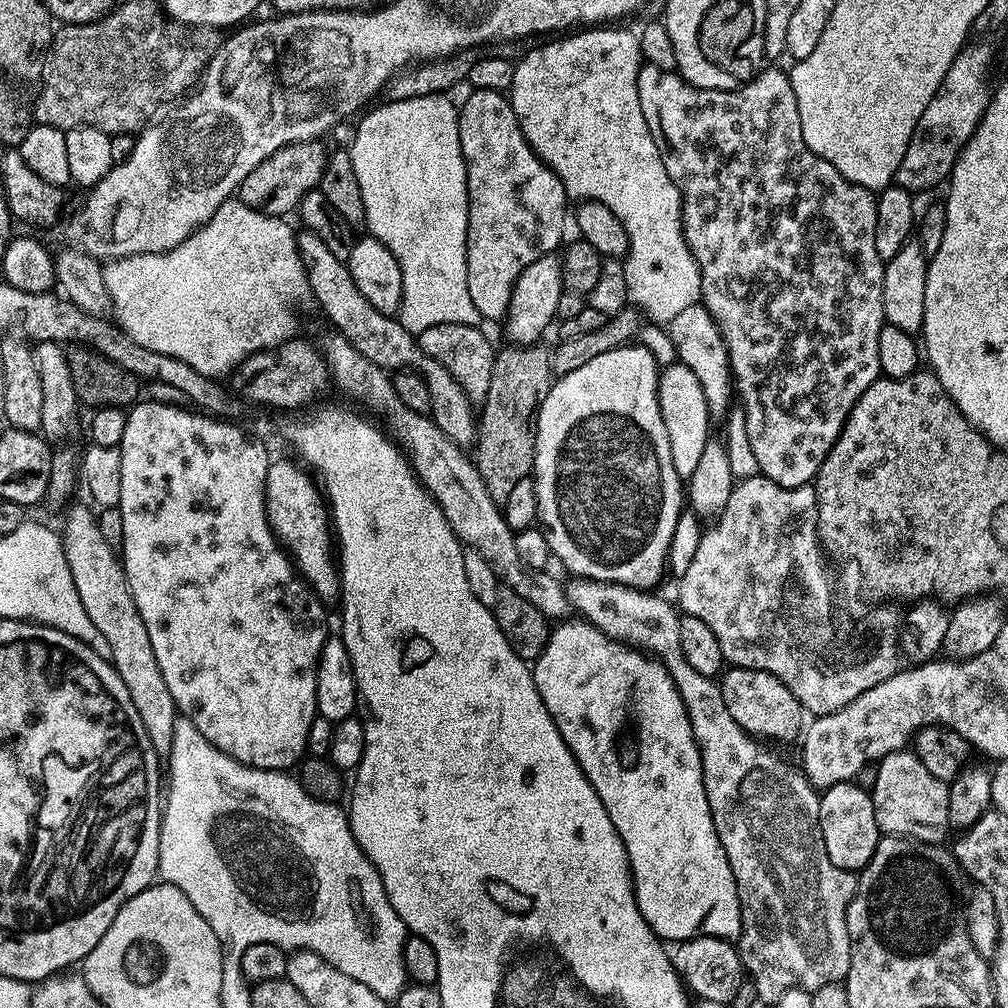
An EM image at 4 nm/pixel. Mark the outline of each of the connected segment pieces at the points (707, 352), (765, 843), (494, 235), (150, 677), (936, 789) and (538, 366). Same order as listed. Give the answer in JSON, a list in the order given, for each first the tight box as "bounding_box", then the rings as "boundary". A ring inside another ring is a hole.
[{"bounding_box":[666,302,734,417],"boundary":[[[697,302],[686,306],[684,310],[674,314],[674,318],[666,326],[666,332],[676,347],[676,352],[681,363],[684,363],[697,375],[702,382],[702,390],[706,394],[709,417],[727,417],[730,412],[728,403],[734,400],[734,388],[730,383],[730,369],[728,366],[728,348],[720,336],[716,323],[710,318],[708,311],[704,309],[703,303]]]},{"bounding_box":[566,578,858,1006],"boundary":[[[576,578],[571,581],[567,585],[566,595],[569,603],[573,609],[576,608],[581,612],[583,619],[587,621],[587,623],[591,624],[593,628],[596,629],[597,632],[603,632],[605,636],[609,636],[611,640],[618,640],[622,644],[628,645],[629,648],[637,649],[649,657],[655,658],[658,661],[658,664],[665,669],[667,672],[667,676],[672,680],[673,686],[677,690],[677,694],[681,698],[681,702],[683,704],[685,714],[688,716],[688,721],[690,722],[690,726],[692,727],[692,733],[694,734],[694,738],[696,739],[696,745],[698,746],[698,750],[700,751],[700,757],[702,758],[702,778],[704,779],[704,789],[706,790],[706,802],[710,806],[710,814],[712,815],[712,821],[714,822],[714,830],[718,834],[718,838],[722,842],[722,846],[726,850],[726,858],[730,862],[730,866],[732,867],[732,873],[734,874],[734,882],[736,883],[736,889],[738,890],[738,898],[740,899],[740,934],[738,937],[738,947],[740,950],[740,962],[745,973],[748,972],[752,975],[752,984],[756,987],[756,996],[761,1000],[762,1003],[768,1004],[768,1006],[775,1006],[777,1002],[782,998],[784,994],[791,988],[804,988],[806,991],[814,993],[818,991],[820,987],[824,987],[827,984],[840,984],[841,981],[847,977],[848,971],[850,970],[850,934],[848,933],[848,907],[850,906],[850,902],[854,898],[854,894],[856,893],[856,882],[858,879],[857,873],[855,871],[839,868],[838,866],[834,866],[834,862],[830,862],[830,854],[826,854],[826,842],[822,838],[822,826],[820,825],[820,796],[818,795],[817,789],[814,787],[811,780],[804,774],[803,771],[800,771],[797,767],[796,769],[791,768],[790,765],[786,764],[784,761],[779,760],[778,757],[774,756],[770,752],[766,752],[762,748],[758,748],[754,741],[746,732],[745,729],[741,728],[739,724],[734,722],[734,718],[731,714],[728,713],[728,707],[726,706],[726,702],[722,698],[722,694],[720,693],[720,685],[717,683],[713,677],[703,676],[702,674],[698,674],[698,670],[694,670],[694,666],[690,666],[690,662],[686,662],[686,654],[682,654],[682,642],[678,639],[678,622],[680,621],[680,616],[678,615],[677,609],[667,604],[666,601],[663,600],[660,596],[652,596],[656,594],[651,594],[646,590],[639,590],[637,588],[626,588],[623,586],[609,586],[604,583],[602,580],[586,580],[583,578]]]},{"bounding_box":[459,88,566,321],"boundary":[[[477,88],[470,91],[464,100],[464,105],[459,105],[460,113],[460,141],[462,142],[462,154],[466,162],[466,174],[468,175],[468,229],[466,230],[466,282],[470,286],[470,298],[474,298],[474,306],[478,306],[481,317],[485,321],[498,316],[503,317],[508,308],[508,300],[511,296],[512,285],[520,276],[520,270],[530,266],[540,257],[555,253],[561,247],[560,239],[564,236],[564,200],[566,193],[564,184],[544,165],[534,154],[534,150],[526,142],[522,130],[518,126],[518,118],[512,109],[511,99],[503,91],[495,92],[493,89]]]},{"bounding_box":[62,508,178,757],"boundary":[[[84,508],[72,510],[63,521],[62,539],[66,562],[72,571],[78,596],[82,598],[90,620],[94,626],[98,626],[110,645],[110,663],[118,678],[122,678],[122,686],[126,686],[130,702],[134,702],[134,710],[138,710],[138,718],[142,718],[142,726],[146,726],[146,734],[150,734],[150,742],[157,756],[171,757],[178,709],[174,698],[170,698],[162,670],[158,670],[158,658],[154,658],[154,646],[150,646],[146,622],[142,622],[142,614],[138,614],[138,606],[134,606],[121,557],[110,546],[106,546],[102,530],[98,530],[98,519],[93,513],[91,516]]]},{"bounding_box":[870,751,948,841],"boundary":[[[915,751],[891,752],[879,761],[878,782],[870,792],[874,818],[881,833],[927,841],[932,828],[948,828],[948,784],[934,778],[917,758]]]},{"bounding_box":[474,346,546,506],"boundary":[[[508,346],[505,347],[505,352],[502,350],[496,352],[496,361],[492,367],[492,377],[490,378],[490,390],[488,391],[488,397],[484,399],[484,403],[478,412],[478,431],[474,437],[474,449],[476,448],[476,456],[474,452],[474,463],[478,474],[482,478],[482,482],[486,482],[486,490],[490,494],[490,498],[498,506],[503,506],[506,502],[506,498],[510,498],[510,493],[514,491],[514,485],[520,482],[522,478],[528,476],[534,468],[536,463],[536,417],[538,415],[538,409],[542,399],[542,393],[545,391],[546,383],[544,384],[544,376],[546,377],[546,364],[543,359],[540,360],[524,346]]]}]

